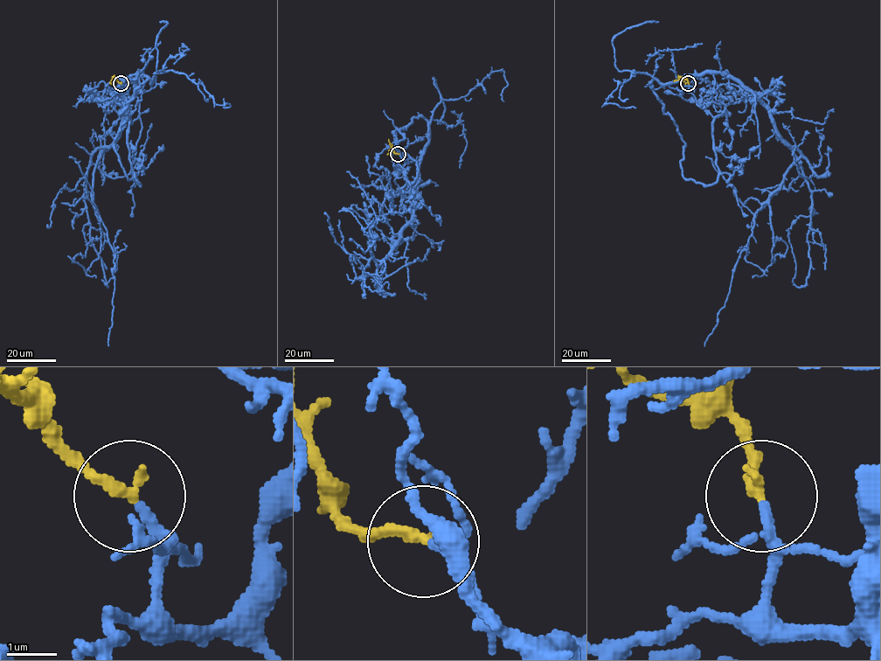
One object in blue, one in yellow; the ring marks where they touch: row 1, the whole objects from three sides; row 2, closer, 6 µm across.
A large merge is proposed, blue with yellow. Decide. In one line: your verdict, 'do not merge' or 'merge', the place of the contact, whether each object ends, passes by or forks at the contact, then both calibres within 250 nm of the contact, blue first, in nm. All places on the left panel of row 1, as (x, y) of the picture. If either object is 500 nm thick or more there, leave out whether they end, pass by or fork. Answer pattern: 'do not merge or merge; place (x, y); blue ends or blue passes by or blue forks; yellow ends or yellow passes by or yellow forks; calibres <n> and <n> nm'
merge; place (121, 83); blue passes by; yellow ends; calibres 160 and 240 nm

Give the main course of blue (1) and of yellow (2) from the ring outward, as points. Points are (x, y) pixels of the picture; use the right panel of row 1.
1: (688, 84), (693, 89), (695, 72), (736, 78), (800, 154), (755, 215), (748, 246), (704, 345)
2: (688, 83), (682, 78), (673, 80)

